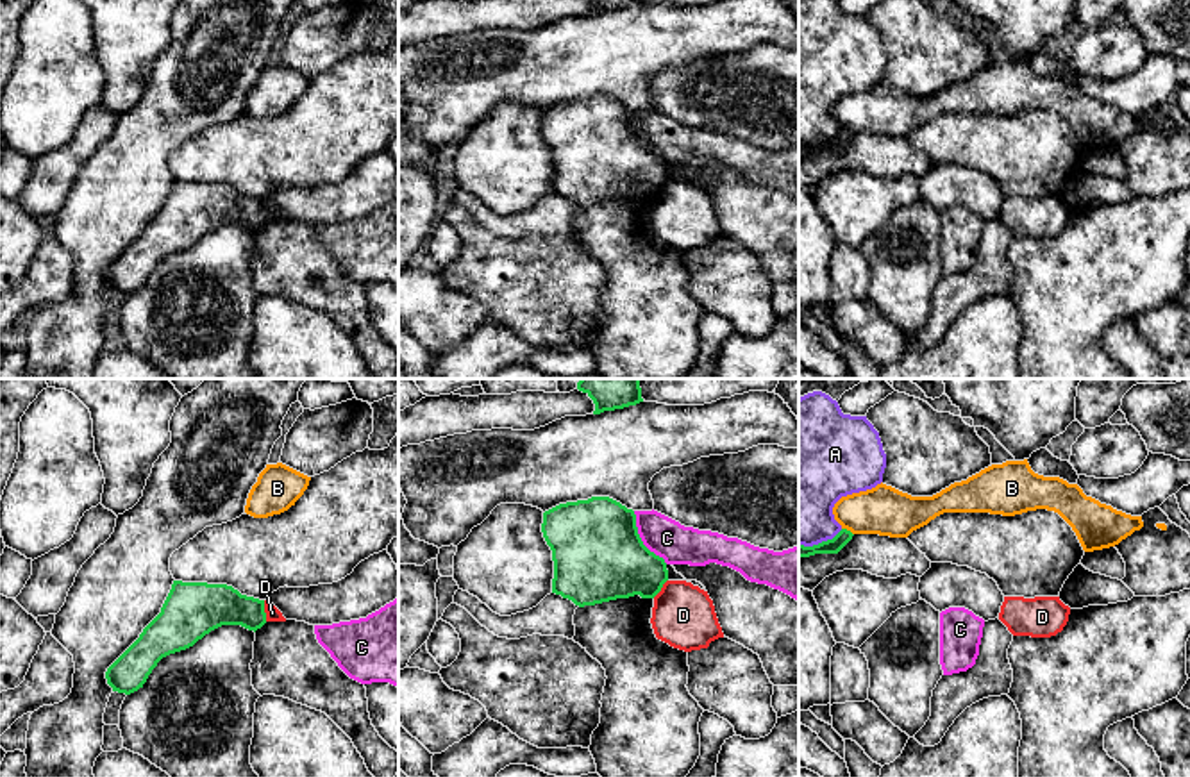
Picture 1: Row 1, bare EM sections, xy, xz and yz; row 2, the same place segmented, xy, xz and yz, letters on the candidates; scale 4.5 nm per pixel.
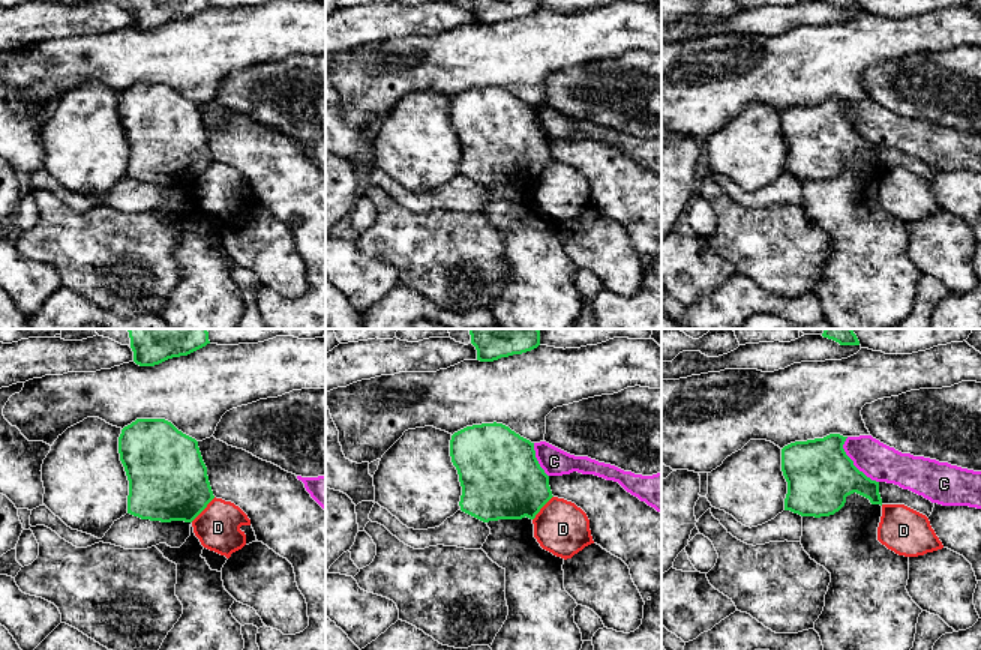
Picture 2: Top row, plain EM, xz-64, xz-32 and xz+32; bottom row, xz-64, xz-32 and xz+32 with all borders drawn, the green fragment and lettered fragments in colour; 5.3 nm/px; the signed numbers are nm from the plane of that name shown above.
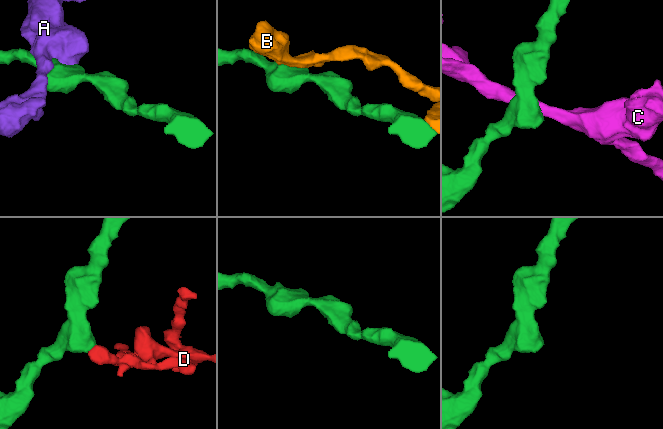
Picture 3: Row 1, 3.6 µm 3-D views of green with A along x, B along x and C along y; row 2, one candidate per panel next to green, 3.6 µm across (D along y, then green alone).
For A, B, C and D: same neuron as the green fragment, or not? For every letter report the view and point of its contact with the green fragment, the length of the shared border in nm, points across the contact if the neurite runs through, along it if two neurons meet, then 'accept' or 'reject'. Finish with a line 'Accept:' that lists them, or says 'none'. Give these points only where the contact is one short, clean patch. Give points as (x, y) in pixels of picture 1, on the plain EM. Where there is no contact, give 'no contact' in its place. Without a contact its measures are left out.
A: contact yz (822, 142); length 220 nm; reject
B: contact yz (846, 129); length 70 nm; reject
C: contact xz (640, 140); length 280 nm; reject
D: contact xy (263, 211); length 100 nm; border xy (263, 200), (267, 220); reject
Accept: none

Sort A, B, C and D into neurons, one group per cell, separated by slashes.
A / B / C / D

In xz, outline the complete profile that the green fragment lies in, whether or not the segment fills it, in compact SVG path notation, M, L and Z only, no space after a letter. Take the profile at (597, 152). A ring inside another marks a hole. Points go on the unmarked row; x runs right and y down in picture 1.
M609 96L566 102L545 111L541 132L552 150L552 193L579 207L634 195L654 198L668 180L665 159L650 152L638 134L634 111Z

